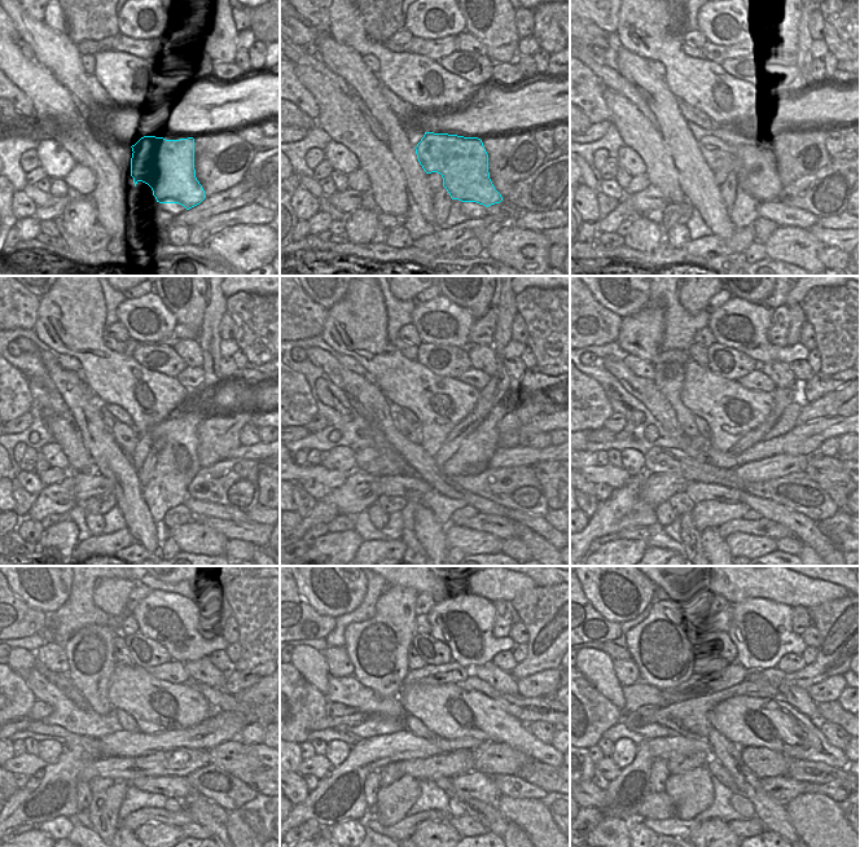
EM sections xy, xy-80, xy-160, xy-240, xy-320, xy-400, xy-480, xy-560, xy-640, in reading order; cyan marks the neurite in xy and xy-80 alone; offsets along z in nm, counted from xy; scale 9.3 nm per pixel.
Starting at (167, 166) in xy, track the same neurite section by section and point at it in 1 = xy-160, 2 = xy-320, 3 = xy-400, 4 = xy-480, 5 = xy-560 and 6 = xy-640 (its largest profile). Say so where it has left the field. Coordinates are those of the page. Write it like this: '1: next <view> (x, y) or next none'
1: next xy-160 (754, 165)
2: next xy-320 (407, 430)
3: next xy-400 (670, 369)
4: next xy-480 (90, 652)
5: next xy-560 (377, 648)
6: next xy-640 (665, 644)

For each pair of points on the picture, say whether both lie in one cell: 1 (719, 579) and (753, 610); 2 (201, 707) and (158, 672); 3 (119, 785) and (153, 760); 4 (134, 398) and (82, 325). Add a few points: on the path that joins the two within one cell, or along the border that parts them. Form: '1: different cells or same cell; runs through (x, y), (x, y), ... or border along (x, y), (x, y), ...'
1: different cells; border along (773, 601), (767, 598), (744, 598), (727, 606)
2: different cells; border along (144, 668), (158, 679), (171, 683), (185, 683)
3: different cells; border along (114, 780), (126, 782)
4: same cell; runs through (117, 380), (95, 358), (95, 350), (88, 343)

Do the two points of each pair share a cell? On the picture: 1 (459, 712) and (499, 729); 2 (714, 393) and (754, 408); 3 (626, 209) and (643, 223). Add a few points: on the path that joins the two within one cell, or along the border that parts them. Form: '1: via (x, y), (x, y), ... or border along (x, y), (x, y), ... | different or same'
1: via (469, 723), (472, 729), (488, 729) | same
2: via (724, 396), (745, 399) | same
3: border along (641, 215), (632, 220) | different

